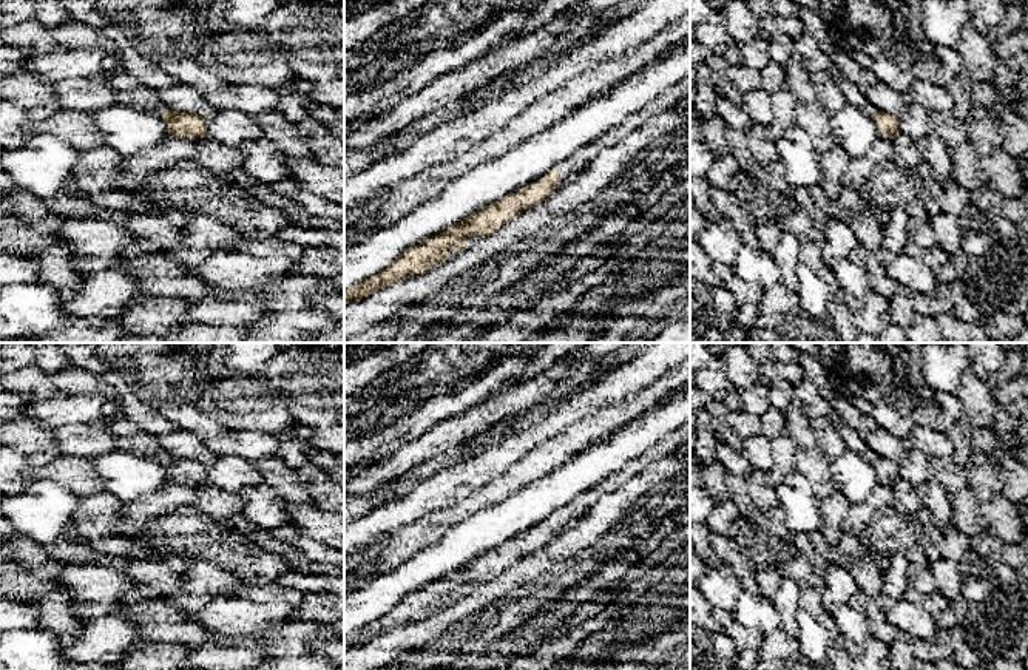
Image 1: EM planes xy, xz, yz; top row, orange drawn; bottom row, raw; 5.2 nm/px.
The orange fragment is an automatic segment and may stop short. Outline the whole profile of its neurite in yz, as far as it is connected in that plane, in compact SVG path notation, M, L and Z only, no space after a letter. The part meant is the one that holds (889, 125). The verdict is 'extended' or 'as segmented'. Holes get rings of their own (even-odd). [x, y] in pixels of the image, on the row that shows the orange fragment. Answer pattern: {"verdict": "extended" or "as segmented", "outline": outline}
{"verdict": "extended", "outline": "M872 111L878 139L891 140L900 133L900 119L884 111Z"}

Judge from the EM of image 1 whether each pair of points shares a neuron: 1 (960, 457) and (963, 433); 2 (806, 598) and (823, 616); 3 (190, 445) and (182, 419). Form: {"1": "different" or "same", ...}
{"1": "same", "2": "same", "3": "different"}

